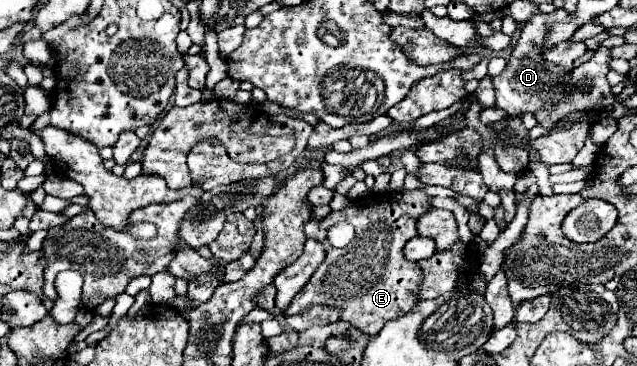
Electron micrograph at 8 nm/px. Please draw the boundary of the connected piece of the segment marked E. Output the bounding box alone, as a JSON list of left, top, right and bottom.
[283,190,429,336]

